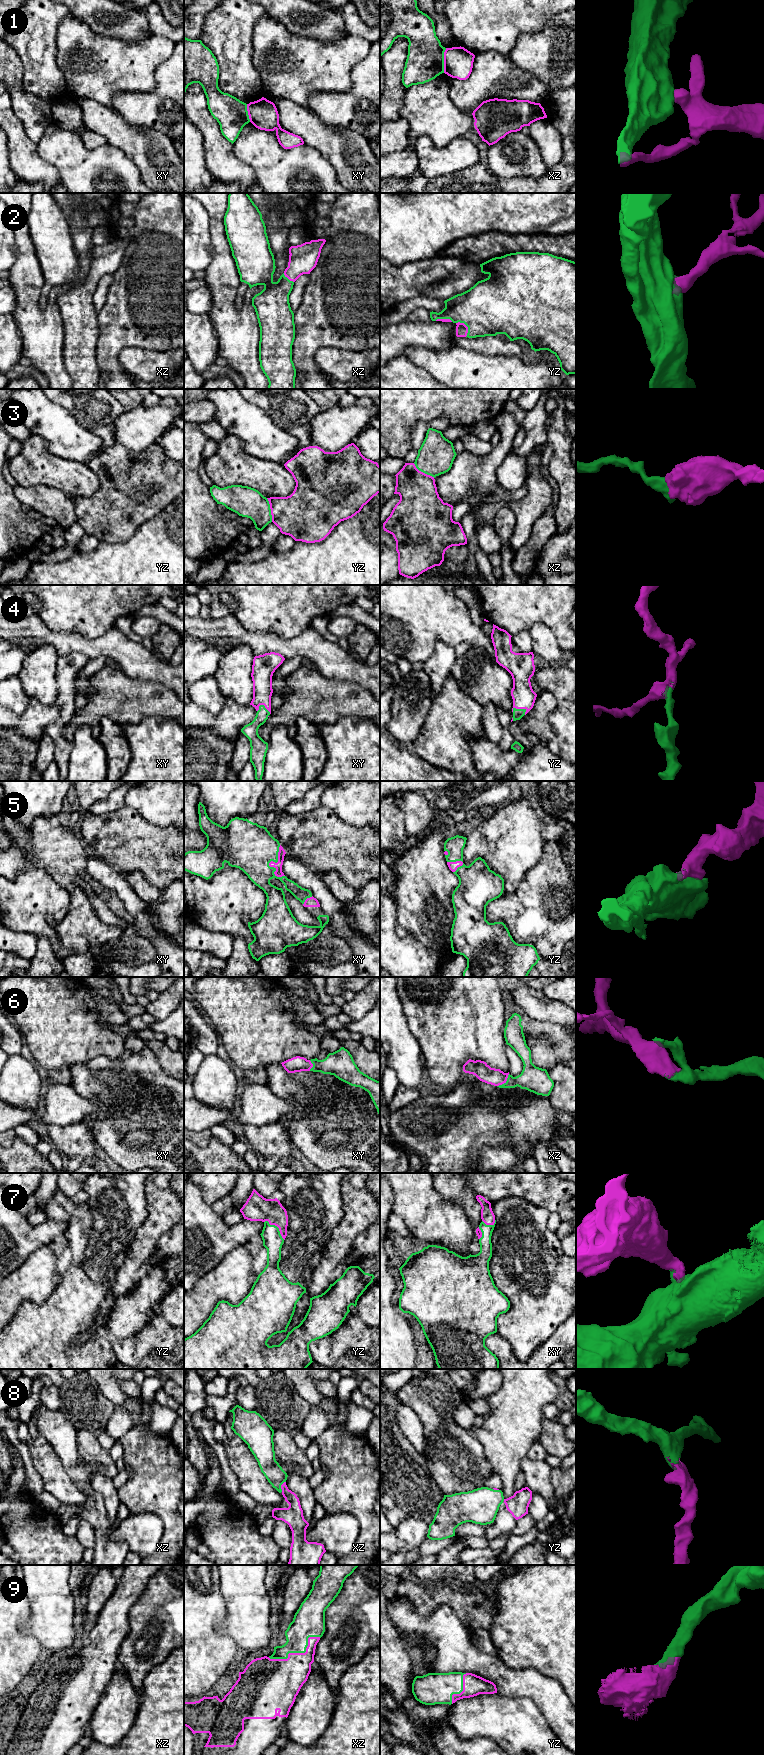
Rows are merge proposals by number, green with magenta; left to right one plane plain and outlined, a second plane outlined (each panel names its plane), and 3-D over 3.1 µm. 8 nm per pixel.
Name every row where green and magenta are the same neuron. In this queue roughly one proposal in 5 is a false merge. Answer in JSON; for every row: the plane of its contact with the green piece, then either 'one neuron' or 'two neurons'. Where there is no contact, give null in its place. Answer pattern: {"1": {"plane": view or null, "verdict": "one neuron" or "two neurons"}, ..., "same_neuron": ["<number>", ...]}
{"1": {"plane": "xz", "verdict": "two neurons"}, "2": {"plane": "yz", "verdict": "one neuron"}, "3": {"plane": "yz", "verdict": "two neurons"}, "4": {"plane": "yz", "verdict": "one neuron"}, "5": {"plane": "xy", "verdict": "one neuron"}, "6": {"plane": "xz", "verdict": "one neuron"}, "7": {"plane": "yz", "verdict": "one neuron"}, "8": {"plane": "xz", "verdict": "one neuron"}, "9": {"plane": "xz", "verdict": "one neuron"}, "same_neuron": ["2", "4", "5", "6", "7", "8", "9"]}

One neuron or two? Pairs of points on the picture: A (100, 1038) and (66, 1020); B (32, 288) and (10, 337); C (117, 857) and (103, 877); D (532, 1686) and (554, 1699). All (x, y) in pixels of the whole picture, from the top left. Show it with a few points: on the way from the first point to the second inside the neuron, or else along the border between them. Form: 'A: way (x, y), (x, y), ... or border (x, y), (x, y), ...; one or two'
A: way (92, 1038), (82, 1036), (74, 1028); one
B: border (10, 315), (21, 339), (21, 348); two
C: border (91, 853), (122, 874); two
D: way (537, 1687), (549, 1696); one

